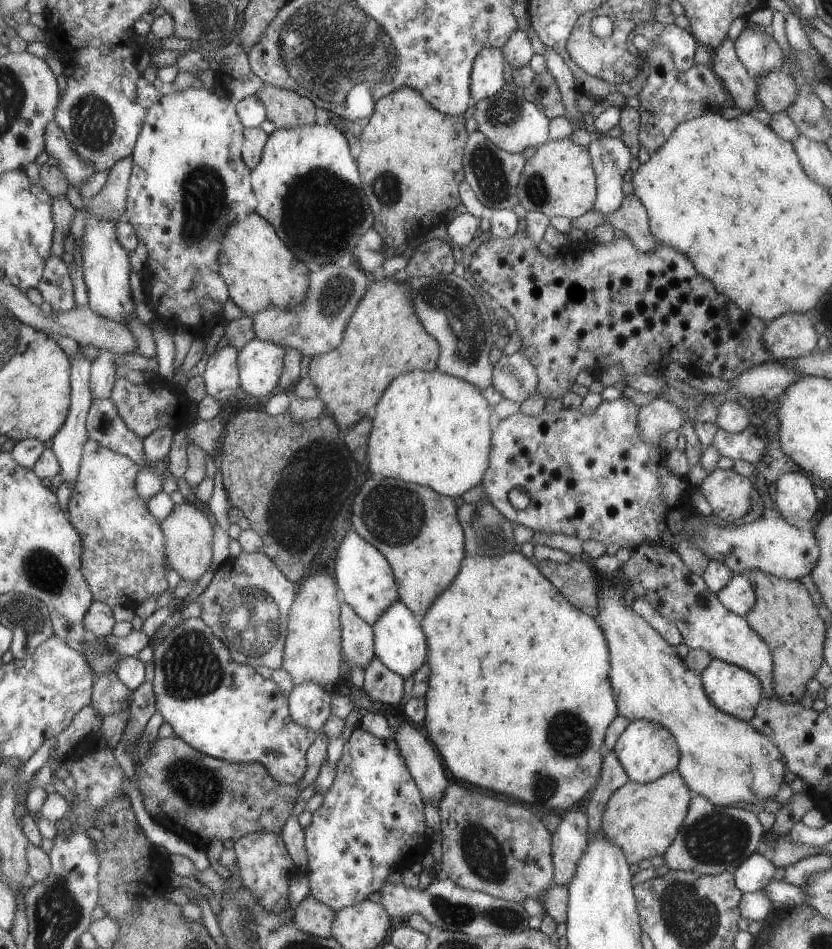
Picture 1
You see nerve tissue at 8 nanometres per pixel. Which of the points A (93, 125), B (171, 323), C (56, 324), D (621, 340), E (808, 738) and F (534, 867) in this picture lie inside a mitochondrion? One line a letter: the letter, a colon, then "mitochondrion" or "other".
A: mitochondrion
B: other
C: other
D: other
E: other
F: other

